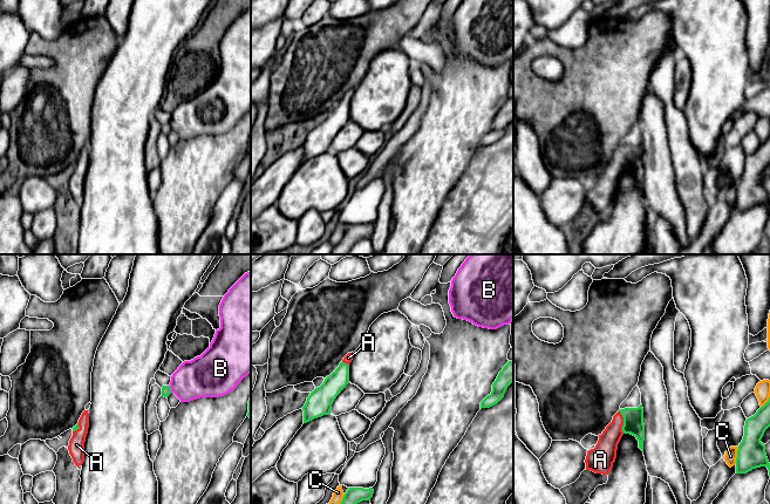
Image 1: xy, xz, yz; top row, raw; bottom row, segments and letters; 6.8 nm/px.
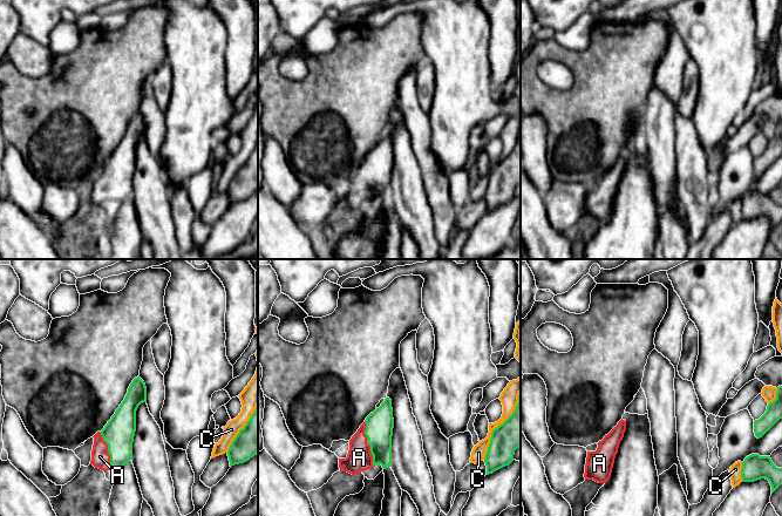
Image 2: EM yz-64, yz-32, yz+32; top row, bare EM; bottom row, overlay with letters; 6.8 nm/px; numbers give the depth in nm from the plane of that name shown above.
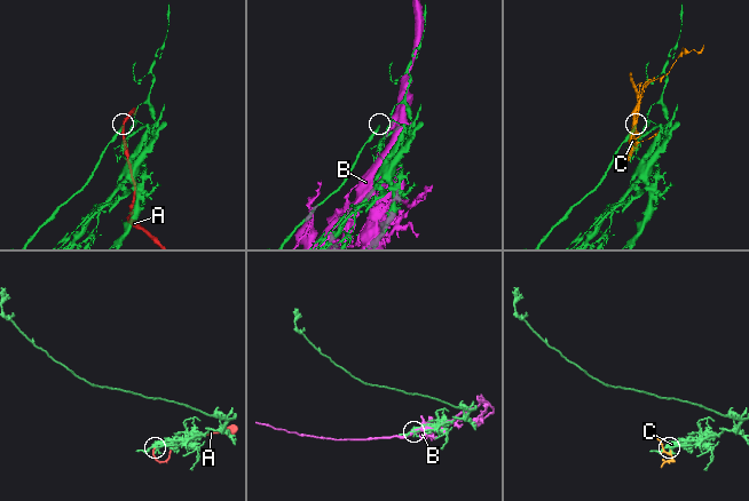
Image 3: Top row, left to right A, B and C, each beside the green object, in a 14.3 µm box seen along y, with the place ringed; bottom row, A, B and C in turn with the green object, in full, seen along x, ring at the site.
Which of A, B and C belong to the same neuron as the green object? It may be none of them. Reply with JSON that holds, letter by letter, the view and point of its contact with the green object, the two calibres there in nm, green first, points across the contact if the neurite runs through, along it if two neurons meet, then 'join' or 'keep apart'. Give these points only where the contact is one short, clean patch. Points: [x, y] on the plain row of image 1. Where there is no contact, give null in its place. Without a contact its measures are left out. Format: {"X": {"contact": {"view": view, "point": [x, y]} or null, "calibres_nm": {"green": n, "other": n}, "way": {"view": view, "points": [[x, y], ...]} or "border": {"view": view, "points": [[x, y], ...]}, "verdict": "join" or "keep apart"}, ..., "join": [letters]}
{"A": {"contact": {"view": "yz", "point": [624, 159]}, "calibres_nm": {"green": 140, "other": 160}, "way": {"view": "yz", "points": [[633, 155], [624, 159], [612, 171], [605, 190]]}, "verdict": "join"}, "B": {"contact": {"view": "xy", "point": [170, 127]}, "calibres_nm": {"green": 60, "other": 280}, "verdict": "keep apart"}, "C": {"contact": {"view": "yz", "point": [737, 192]}, "calibres_nm": {"green": 190, "other": 90}, "verdict": "keep apart"}, "join": ["A"]}

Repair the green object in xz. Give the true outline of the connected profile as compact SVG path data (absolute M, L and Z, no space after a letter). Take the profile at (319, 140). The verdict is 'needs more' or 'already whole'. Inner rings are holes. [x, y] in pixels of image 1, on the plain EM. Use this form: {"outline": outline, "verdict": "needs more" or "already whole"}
{"outline": "M353 89L348 90L323 121L309 131L302 144L304 161L331 151L334 137L349 121L349 102L353 94Z", "verdict": "needs more"}

